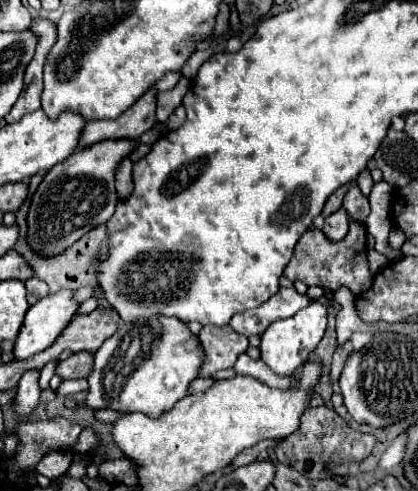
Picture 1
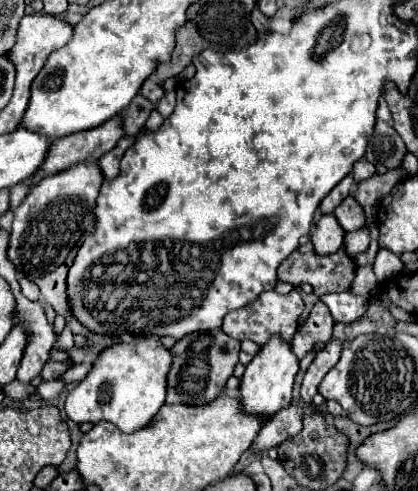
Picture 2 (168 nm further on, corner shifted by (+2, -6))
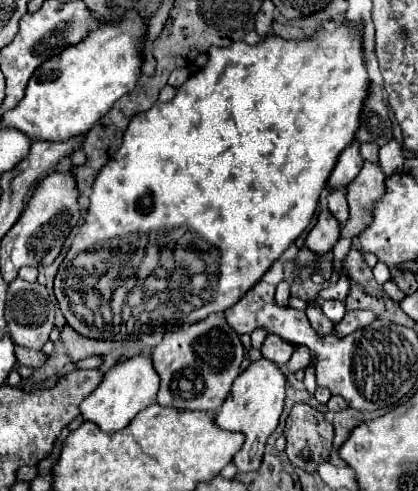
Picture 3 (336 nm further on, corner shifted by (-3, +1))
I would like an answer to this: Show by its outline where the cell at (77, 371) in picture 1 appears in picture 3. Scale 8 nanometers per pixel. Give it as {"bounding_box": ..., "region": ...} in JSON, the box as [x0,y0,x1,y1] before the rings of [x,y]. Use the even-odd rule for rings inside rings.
{"bounding_box":[16,347,48,367],"region":[[[16,347],[16,357],[18,357],[18,363],[20,365],[26,365],[26,367],[42,367],[48,359],[48,355],[44,351],[30,351],[30,349],[18,349]]]}

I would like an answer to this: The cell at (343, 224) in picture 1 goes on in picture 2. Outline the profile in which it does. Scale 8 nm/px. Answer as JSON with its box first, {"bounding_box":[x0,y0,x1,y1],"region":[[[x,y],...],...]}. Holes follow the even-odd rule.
{"bounding_box":[311,214,345,254],"region":[[[323,214],[315,222],[315,232],[311,234],[311,244],[317,254],[333,254],[343,246],[343,236],[345,230],[339,226],[333,214]]]}

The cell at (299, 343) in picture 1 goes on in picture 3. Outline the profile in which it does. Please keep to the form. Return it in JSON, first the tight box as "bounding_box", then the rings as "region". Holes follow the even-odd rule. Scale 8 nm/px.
{"bounding_box":[216,359,288,473],"region":[[[258,359],[258,361],[250,363],[250,367],[244,373],[240,373],[240,377],[236,377],[232,393],[230,393],[232,399],[224,401],[222,409],[216,415],[216,423],[222,429],[242,431],[246,435],[246,441],[244,441],[242,449],[234,455],[234,463],[236,463],[236,467],[242,473],[258,471],[260,465],[262,465],[262,455],[264,455],[266,439],[278,427],[278,419],[280,419],[282,409],[284,409],[286,383],[288,383],[286,375],[282,373],[282,369],[274,361]]]}

